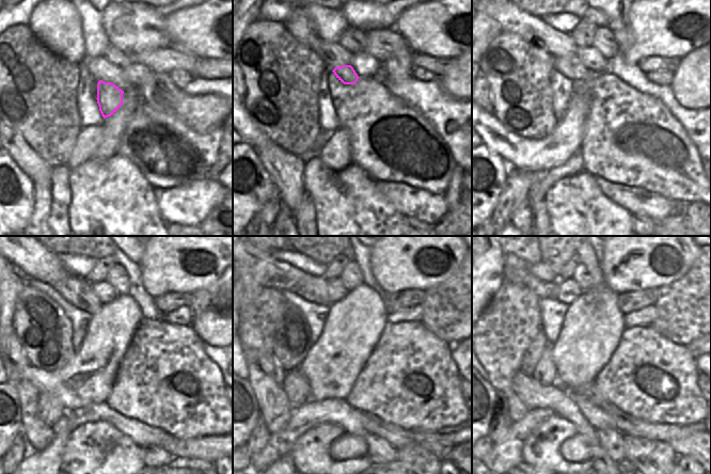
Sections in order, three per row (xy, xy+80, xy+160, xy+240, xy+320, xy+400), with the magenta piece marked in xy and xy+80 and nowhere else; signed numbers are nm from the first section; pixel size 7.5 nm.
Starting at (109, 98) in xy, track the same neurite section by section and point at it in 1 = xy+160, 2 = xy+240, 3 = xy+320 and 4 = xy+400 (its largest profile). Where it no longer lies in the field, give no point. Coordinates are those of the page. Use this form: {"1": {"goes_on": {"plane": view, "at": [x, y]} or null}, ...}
{"1": {"goes_on": {"plane": "xy+160", "at": [570, 65]}}, "2": {"goes_on": {"plane": "xy+240", "at": [77, 290]}}, "3": {"goes_on": {"plane": "xy+320", "at": [279, 274]}}, "4": {"goes_on": {"plane": "xy+400", "at": [523, 277]}}}

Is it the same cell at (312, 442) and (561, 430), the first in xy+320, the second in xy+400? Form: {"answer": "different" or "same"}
{"answer": "same"}

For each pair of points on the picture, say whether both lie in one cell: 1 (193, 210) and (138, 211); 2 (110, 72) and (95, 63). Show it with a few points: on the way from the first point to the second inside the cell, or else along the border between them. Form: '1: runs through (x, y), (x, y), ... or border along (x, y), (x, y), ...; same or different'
1: border along (152, 188), (160, 215), (167, 223); different
2: runs through (107, 72), (98, 66); same

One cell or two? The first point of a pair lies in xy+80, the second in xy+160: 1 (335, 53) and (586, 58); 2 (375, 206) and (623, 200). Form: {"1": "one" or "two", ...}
{"1": "two", "2": "two"}

